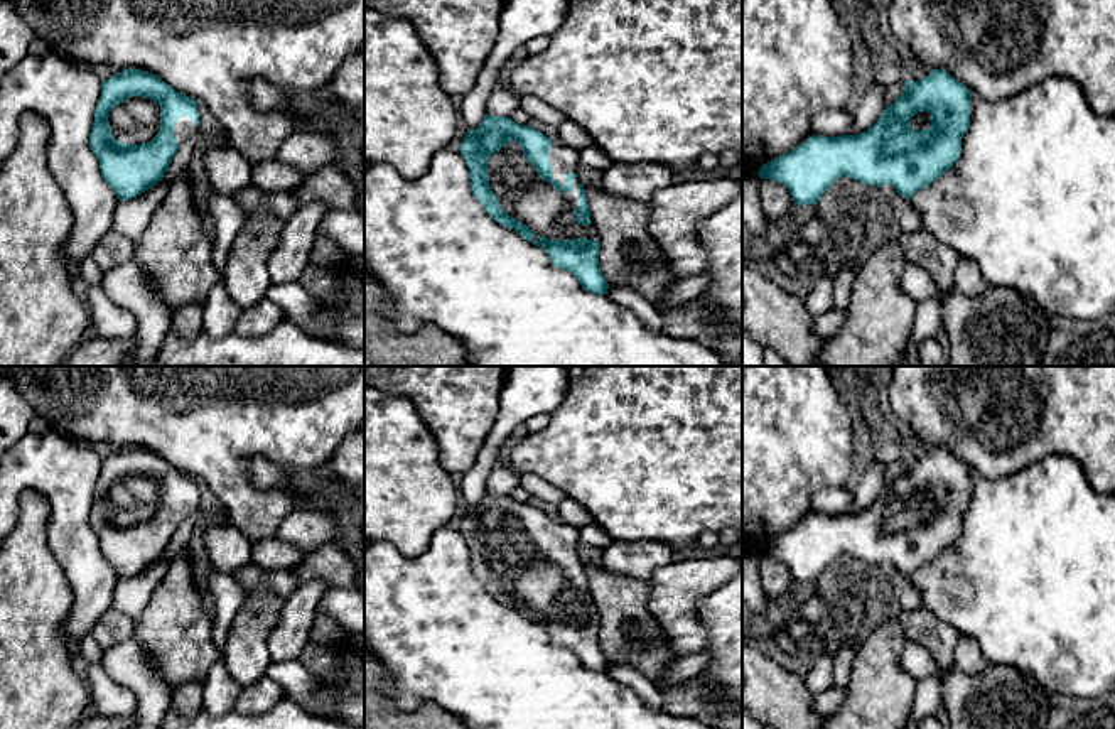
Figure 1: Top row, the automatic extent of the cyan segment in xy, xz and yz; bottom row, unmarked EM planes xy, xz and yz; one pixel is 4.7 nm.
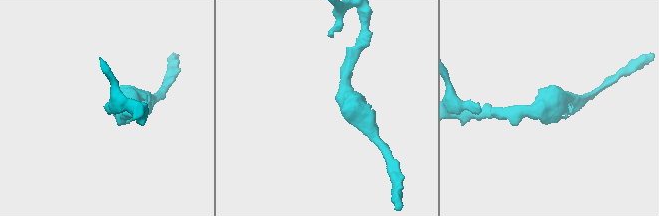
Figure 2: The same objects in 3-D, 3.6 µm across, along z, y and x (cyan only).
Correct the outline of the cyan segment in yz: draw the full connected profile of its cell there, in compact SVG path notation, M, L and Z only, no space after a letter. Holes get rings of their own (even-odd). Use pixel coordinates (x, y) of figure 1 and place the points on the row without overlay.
M933 447L924 457L906 459L904 471L881 491L879 498L860 513L821 515L813 513L788 532L764 542L757 554L784 562L795 582L818 582L832 562L847 554L867 564L891 562L906 577L933 562L960 537L961 516L970 505L972 469L950 451Z

